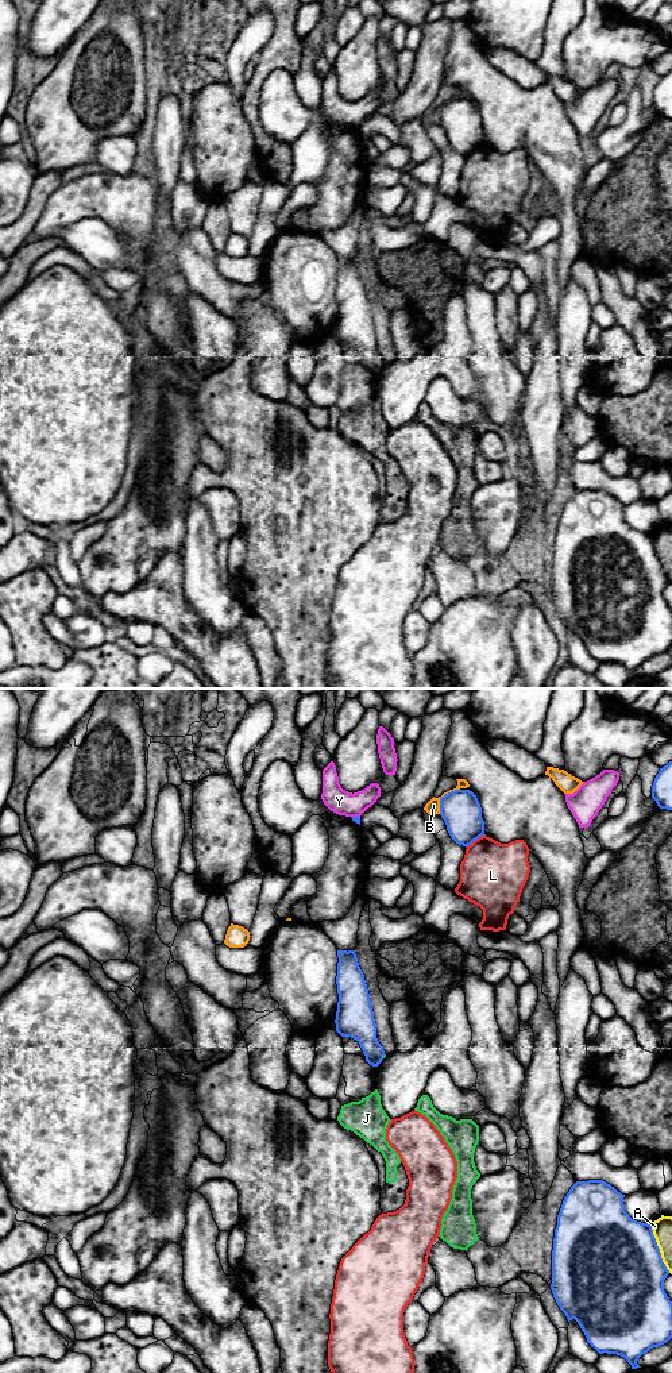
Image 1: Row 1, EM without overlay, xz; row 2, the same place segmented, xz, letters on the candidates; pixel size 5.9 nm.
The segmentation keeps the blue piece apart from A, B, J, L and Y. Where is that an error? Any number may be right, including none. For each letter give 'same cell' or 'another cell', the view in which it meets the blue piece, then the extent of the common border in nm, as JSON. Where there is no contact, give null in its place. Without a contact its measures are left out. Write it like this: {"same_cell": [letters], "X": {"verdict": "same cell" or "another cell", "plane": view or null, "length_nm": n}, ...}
{"same_cell": [], "A": {"verdict": "another cell", "plane": "xz", "length_nm": 320}, "B": {"verdict": "another cell", "plane": "xz", "length_nm": 200}, "J": {"verdict": "another cell", "plane": "xz", "length_nm": 30}, "L": {"verdict": "another cell", "plane": "xz", "length_nm": 140}, "Y": {"verdict": "another cell", "plane": "xz", "length_nm": 60}}

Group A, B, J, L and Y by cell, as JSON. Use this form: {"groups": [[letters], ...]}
{"groups": [["A", "J"], ["B"], ["L"], ["Y"]]}

